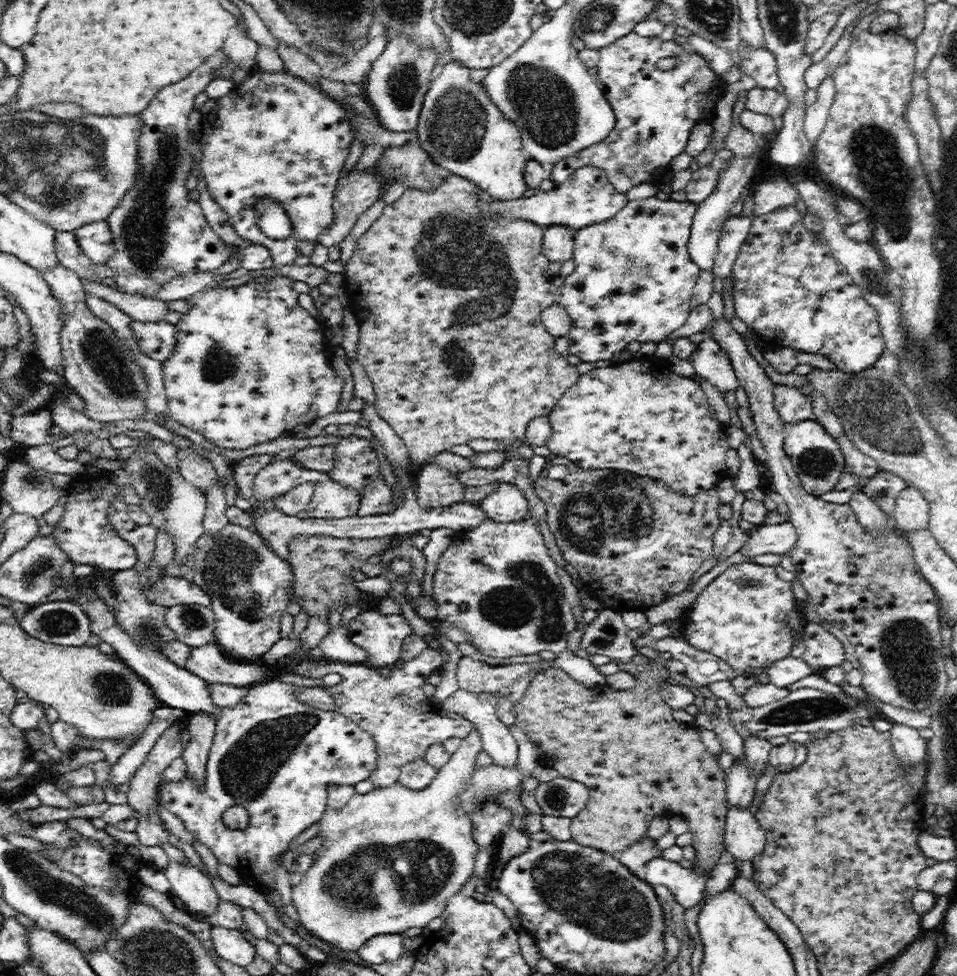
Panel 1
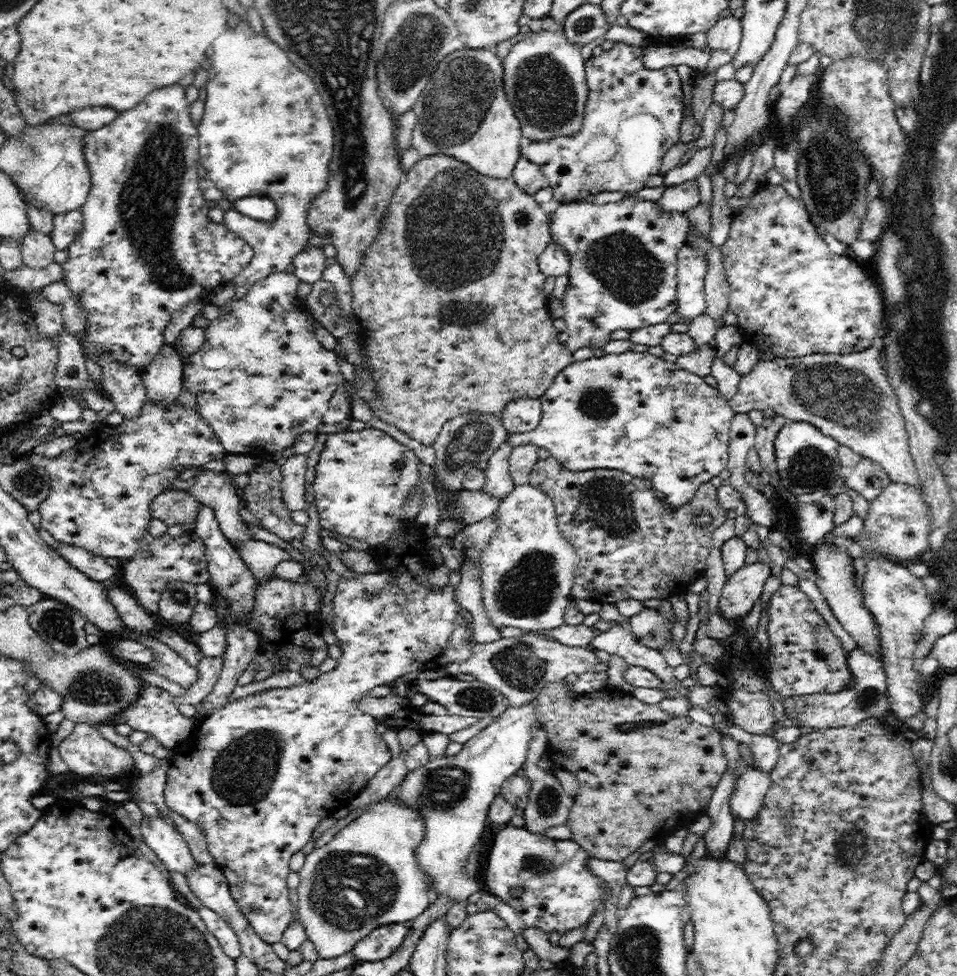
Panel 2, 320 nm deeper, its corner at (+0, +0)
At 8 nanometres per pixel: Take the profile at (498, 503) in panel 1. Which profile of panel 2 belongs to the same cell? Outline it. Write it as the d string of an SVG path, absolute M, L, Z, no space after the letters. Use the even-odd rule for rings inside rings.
M502 444L492 457L488 458L489 466L485 470L485 482L479 492L490 495L492 500L502 502L516 486L509 474L509 457L512 447Z

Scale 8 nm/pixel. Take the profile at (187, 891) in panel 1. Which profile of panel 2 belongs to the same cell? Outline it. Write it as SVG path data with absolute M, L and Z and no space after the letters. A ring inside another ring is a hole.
M160 818L144 819L140 826L146 844L157 854L168 870L178 872L187 879L199 868L189 844L174 825Z

